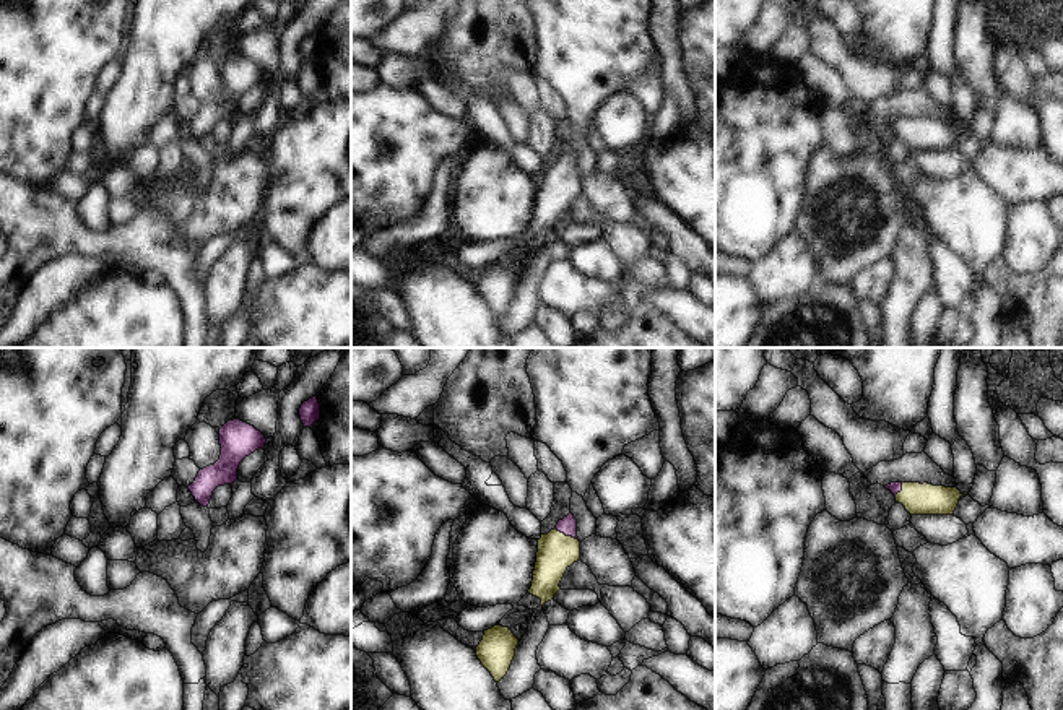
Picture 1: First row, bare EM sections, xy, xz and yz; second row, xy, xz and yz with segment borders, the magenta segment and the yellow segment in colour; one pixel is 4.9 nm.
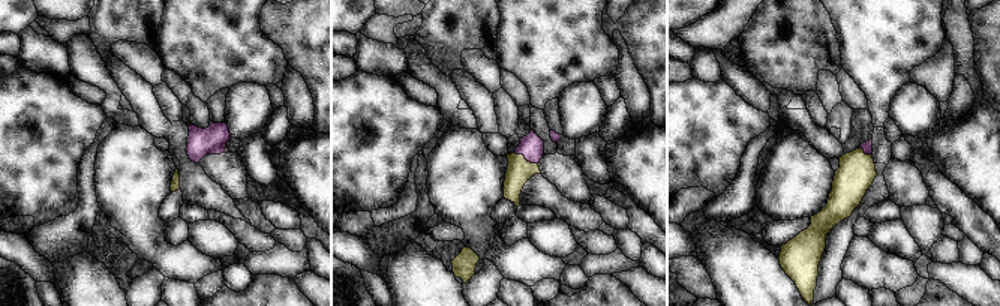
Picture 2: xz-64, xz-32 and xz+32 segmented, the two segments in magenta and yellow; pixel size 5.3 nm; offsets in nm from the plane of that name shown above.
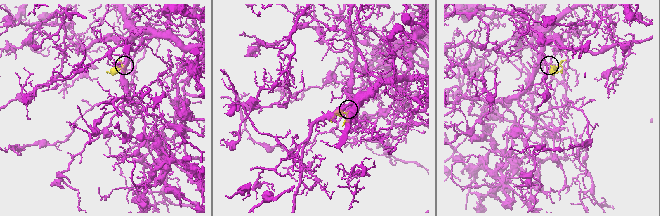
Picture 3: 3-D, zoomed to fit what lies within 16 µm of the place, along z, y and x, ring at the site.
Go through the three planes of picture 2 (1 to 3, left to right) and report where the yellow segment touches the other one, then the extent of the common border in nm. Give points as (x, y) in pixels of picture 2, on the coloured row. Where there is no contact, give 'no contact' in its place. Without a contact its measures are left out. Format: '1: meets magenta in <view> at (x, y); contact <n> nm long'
1: no contact
2: meets magenta in xz-32 at (526, 159); contact 140 nm long
3: meets magenta in xz+32 at (865, 153); contact 80 nm long

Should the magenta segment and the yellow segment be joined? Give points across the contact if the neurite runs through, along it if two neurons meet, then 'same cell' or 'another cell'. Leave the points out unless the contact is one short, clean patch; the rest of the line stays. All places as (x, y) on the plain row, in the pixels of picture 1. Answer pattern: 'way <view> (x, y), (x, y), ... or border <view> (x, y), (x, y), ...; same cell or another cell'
way xz (568, 161), (566, 171), (556, 187); same cell

